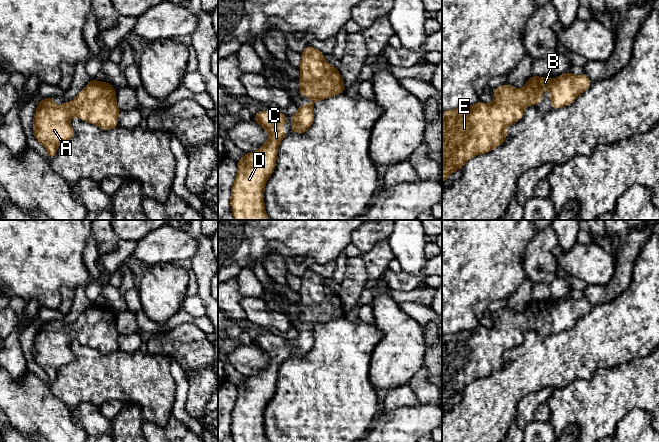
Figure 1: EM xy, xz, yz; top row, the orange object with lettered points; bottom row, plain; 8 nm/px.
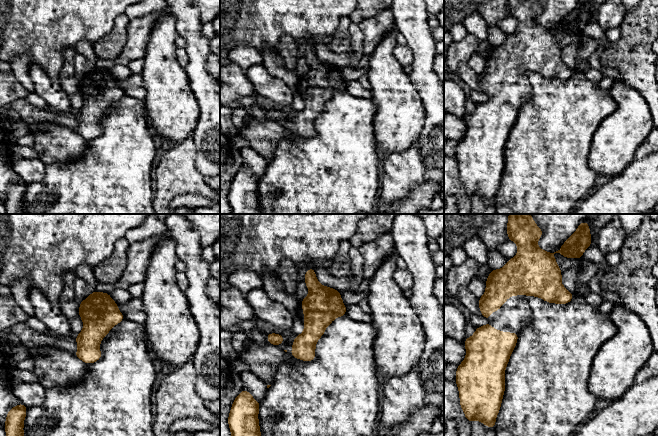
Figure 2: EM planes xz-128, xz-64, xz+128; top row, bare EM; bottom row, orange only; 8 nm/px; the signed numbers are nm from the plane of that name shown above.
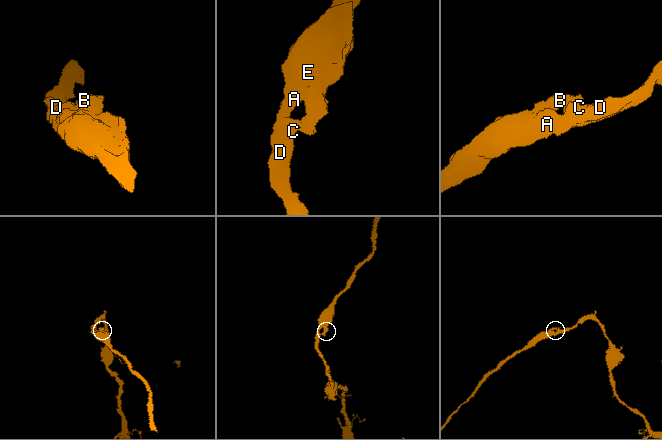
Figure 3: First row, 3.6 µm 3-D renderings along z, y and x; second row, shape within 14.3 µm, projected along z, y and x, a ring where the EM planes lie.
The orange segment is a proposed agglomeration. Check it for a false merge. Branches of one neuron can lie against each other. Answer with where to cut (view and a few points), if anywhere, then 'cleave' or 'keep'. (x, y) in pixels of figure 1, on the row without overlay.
cut none; keep

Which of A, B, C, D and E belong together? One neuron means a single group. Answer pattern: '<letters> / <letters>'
A B C D E

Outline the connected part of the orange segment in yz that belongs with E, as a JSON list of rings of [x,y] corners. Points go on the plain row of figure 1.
[[[570,296],[558,299],[556,304],[549,301],[529,302],[522,314],[505,308],[494,312],[494,325],[485,328],[478,325],[470,331],[460,331],[442,337],[442,406],[458,393],[462,393],[465,387],[476,379],[490,376],[493,372],[500,370],[507,362],[506,352],[520,344],[524,332],[538,328],[543,324],[542,312],[547,312],[551,318],[551,332],[561,332],[570,329],[576,321],[591,310],[588,300],[583,297],[575,300]]]

